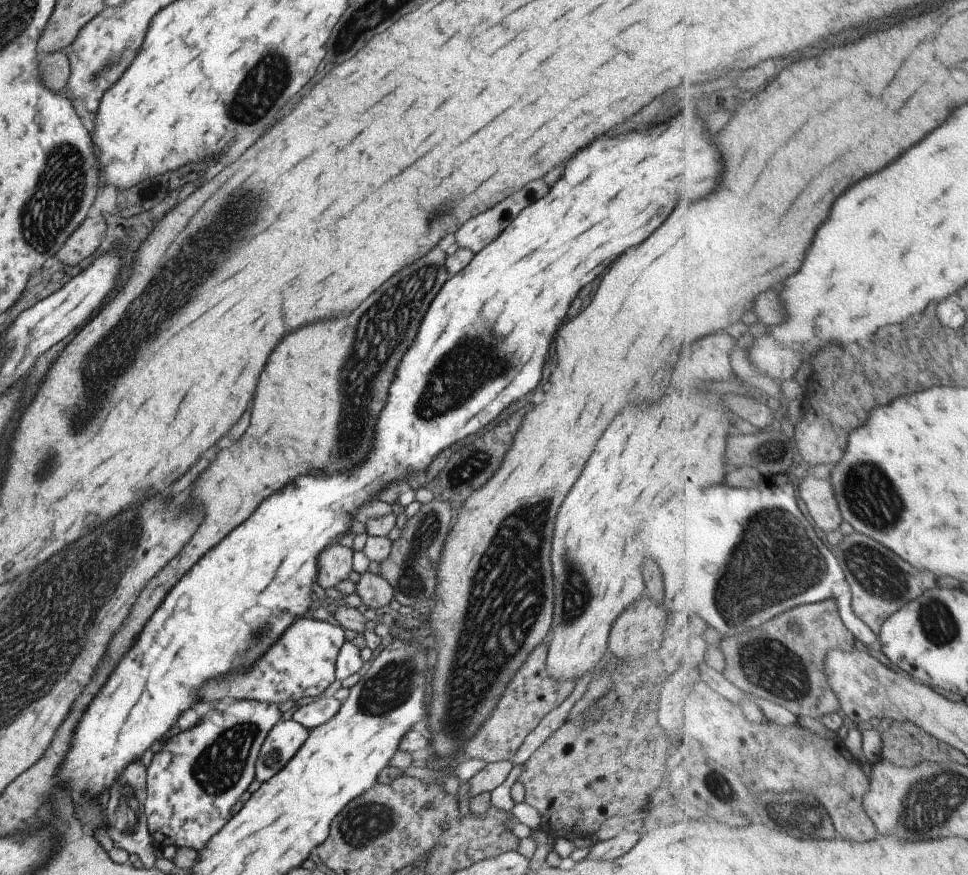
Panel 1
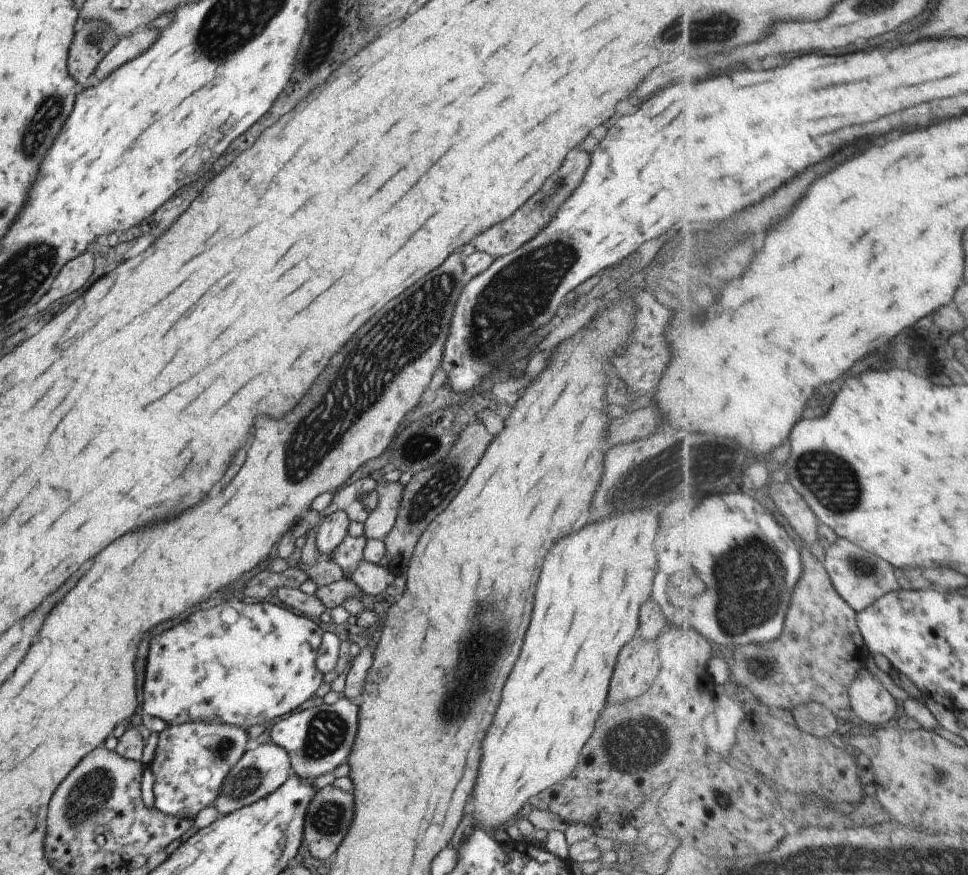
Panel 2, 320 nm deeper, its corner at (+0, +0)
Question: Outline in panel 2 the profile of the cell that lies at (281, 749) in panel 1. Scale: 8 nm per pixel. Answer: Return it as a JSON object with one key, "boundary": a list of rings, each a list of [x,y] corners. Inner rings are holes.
{"boundary":[[[271,741],[260,744],[258,748],[246,751],[244,756],[238,760],[238,764],[230,770],[230,774],[228,774],[228,778],[226,778],[226,782],[224,782],[213,806],[220,812],[220,816],[231,814],[242,806],[254,804],[268,794],[272,794],[274,790],[278,790],[286,782],[291,774],[292,760],[290,760],[290,754],[282,746],[276,746]]]}

